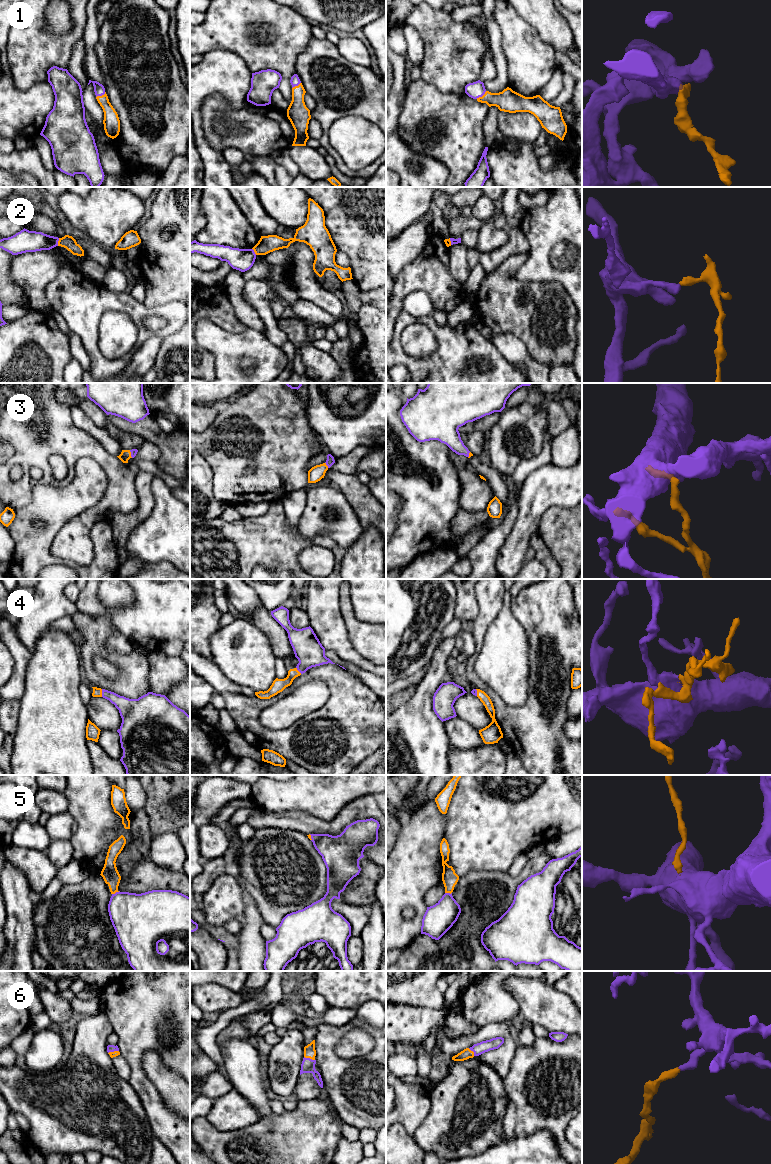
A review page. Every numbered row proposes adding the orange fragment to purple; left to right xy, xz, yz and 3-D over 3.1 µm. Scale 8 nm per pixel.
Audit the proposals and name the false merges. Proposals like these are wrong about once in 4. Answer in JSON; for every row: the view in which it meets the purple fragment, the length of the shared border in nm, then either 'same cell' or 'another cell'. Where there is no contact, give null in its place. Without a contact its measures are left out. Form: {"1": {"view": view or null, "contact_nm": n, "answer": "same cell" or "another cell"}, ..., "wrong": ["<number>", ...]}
{"1": {"view": "yz", "contact_nm": 110, "answer": "same cell"}, "2": {"view": "xy", "contact_nm": 70, "answer": "another cell"}, "3": {"view": "xz", "contact_nm": 50, "answer": "same cell"}, "4": {"view": "xy", "contact_nm": 60, "answer": "same cell"}, "5": {"view": "xy", "contact_nm": 70, "answer": "same cell"}, "6": {"view": "xz", "contact_nm": 90, "answer": "same cell"}, "wrong": ["2"]}

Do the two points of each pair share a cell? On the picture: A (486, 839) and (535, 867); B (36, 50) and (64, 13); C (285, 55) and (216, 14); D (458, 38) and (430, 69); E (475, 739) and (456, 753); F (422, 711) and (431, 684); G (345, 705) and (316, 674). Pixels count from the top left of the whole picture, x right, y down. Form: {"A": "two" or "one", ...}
{"A": "two", "B": "two", "C": "one", "D": "one", "E": "two", "F": "one", "G": "one"}

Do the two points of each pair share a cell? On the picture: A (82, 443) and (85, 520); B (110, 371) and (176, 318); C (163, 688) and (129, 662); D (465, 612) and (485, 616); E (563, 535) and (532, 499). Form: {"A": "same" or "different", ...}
{"A": "same", "B": "same", "C": "different", "D": "different", "E": "different"}

